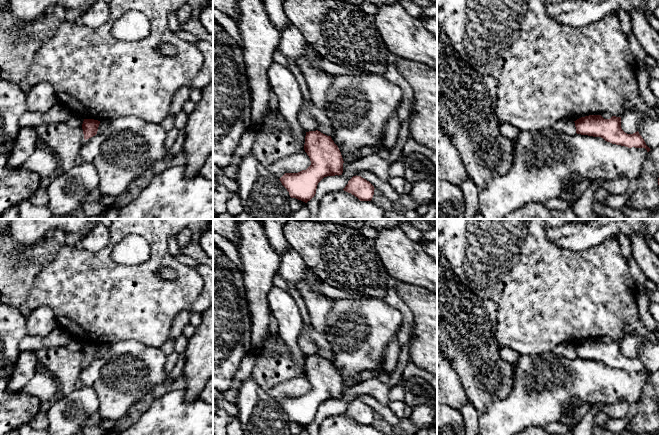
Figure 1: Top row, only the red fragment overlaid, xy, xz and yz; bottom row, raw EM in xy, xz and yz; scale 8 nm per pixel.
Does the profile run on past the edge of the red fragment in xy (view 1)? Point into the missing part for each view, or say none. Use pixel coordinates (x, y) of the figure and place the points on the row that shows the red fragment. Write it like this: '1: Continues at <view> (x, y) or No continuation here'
1: No continuation here

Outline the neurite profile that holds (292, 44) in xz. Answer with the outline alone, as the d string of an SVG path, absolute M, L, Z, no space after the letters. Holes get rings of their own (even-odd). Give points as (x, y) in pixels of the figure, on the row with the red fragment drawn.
M289 20L288 26L281 32L278 49L288 62L292 63L296 57L305 53L306 44L299 29Z

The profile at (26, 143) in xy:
M21 128L8 159L9 167L17 168L22 166L37 149L38 140L39 138L34 128Z

